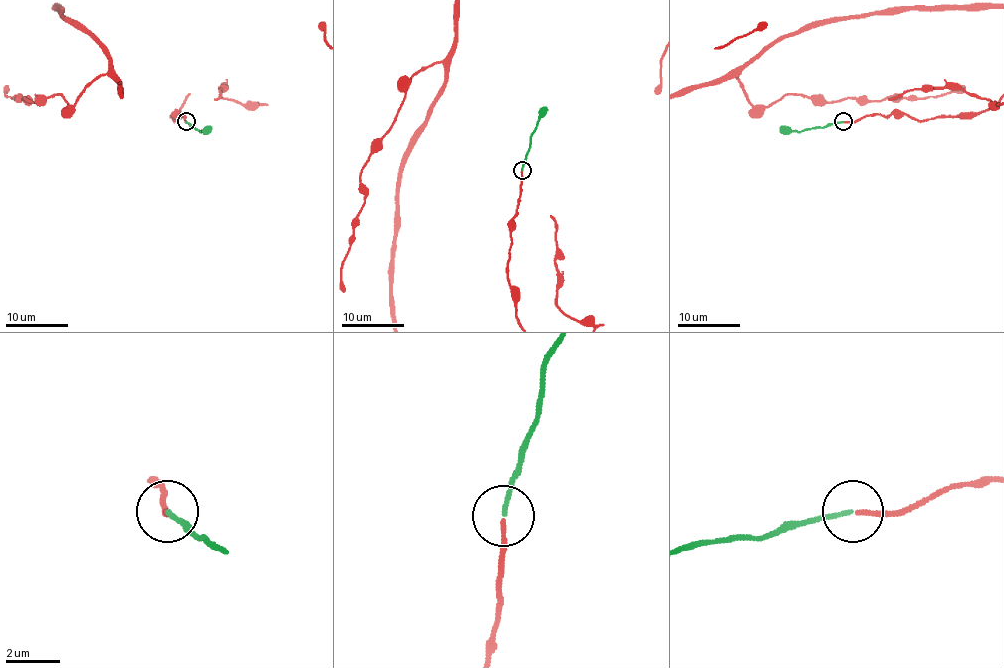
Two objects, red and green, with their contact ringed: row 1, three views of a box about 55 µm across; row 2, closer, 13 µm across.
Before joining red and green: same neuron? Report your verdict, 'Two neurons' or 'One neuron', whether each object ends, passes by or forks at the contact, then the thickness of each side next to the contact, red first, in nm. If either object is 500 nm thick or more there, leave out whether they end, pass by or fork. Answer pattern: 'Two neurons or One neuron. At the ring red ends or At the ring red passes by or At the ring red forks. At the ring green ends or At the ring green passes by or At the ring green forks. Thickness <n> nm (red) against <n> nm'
One neuron. At the ring red ends. At the ring green ends. Thickness 160 nm (red) against 140 nm

